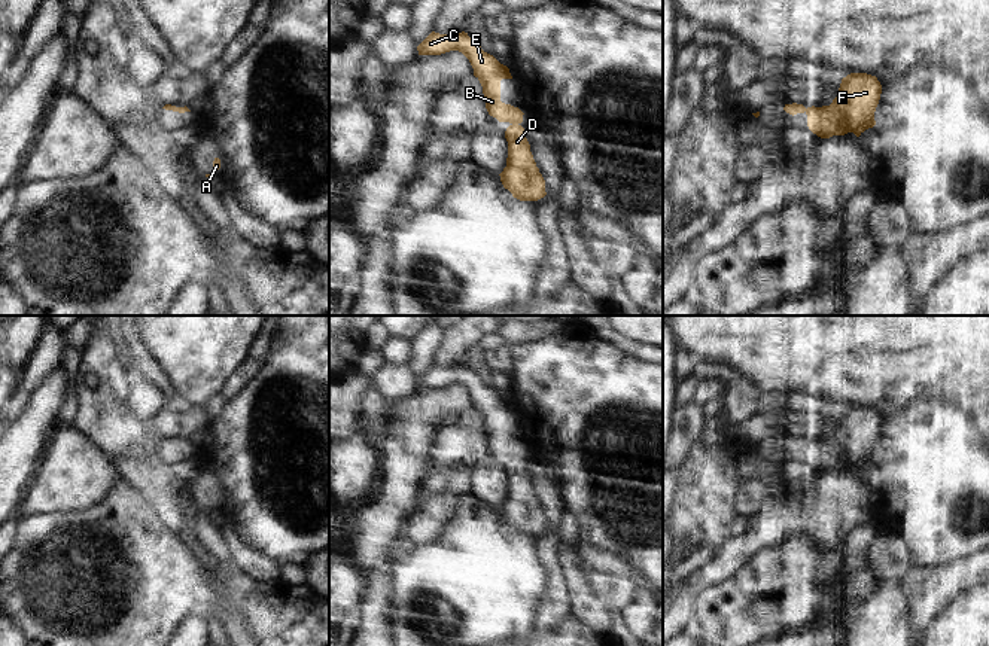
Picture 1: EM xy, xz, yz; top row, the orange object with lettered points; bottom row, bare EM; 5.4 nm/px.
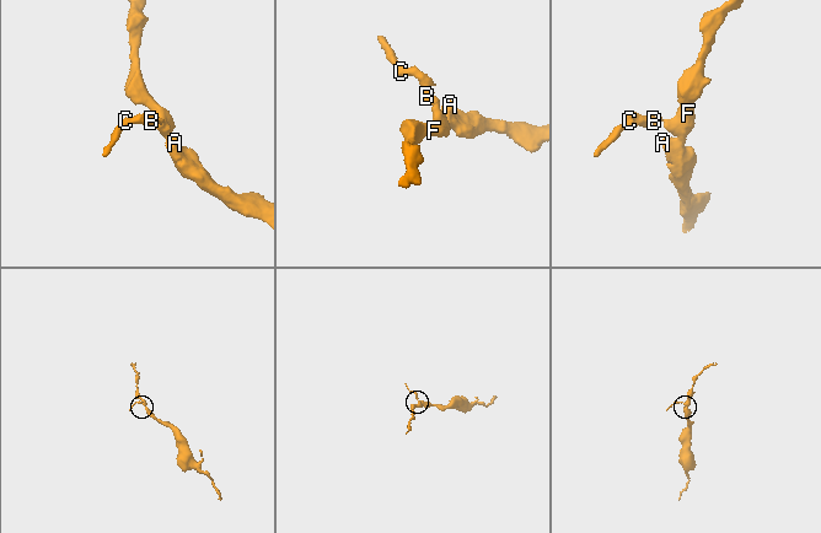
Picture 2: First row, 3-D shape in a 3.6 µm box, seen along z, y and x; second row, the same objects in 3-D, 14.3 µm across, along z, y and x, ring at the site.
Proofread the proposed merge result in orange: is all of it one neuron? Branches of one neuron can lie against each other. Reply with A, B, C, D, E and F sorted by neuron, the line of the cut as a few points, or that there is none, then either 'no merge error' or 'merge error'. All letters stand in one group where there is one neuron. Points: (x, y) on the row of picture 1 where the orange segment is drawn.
A B C D E F; no cut; no merge error

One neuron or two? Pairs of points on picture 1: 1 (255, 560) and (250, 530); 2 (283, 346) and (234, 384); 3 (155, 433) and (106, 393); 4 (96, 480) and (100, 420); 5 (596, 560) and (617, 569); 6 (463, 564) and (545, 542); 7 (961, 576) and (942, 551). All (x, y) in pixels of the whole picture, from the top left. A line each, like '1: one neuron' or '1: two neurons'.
1: two neurons
2: two neurons
3: two neurons
4: two neurons
5: one neuron
6: two neurons
7: two neurons

